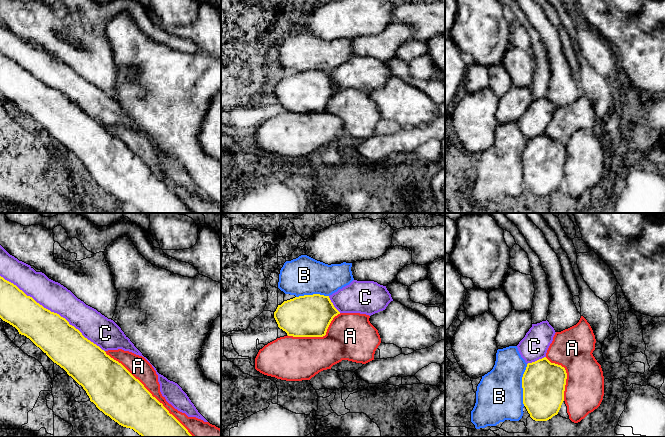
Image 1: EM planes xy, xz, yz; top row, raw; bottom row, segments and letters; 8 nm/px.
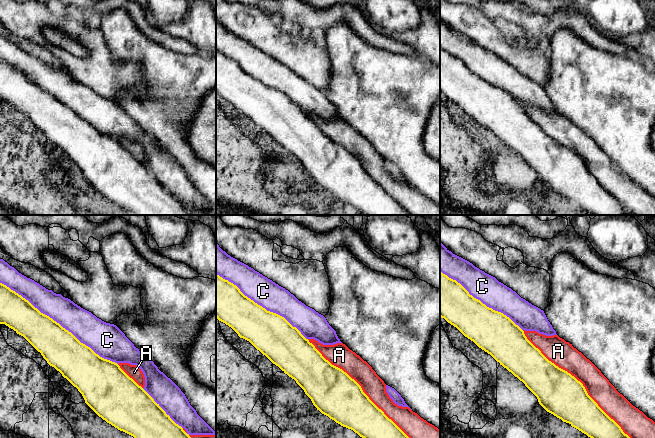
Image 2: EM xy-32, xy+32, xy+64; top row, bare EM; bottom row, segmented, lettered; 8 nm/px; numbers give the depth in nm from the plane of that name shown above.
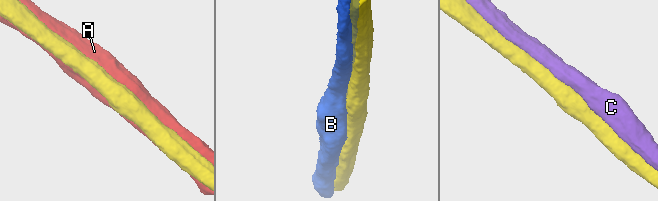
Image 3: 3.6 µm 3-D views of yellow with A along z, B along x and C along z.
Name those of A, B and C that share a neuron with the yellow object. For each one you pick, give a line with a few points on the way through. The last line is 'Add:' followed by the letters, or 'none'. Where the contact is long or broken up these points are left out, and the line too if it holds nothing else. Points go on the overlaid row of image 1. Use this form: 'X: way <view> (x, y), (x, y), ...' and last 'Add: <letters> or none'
Add: C

